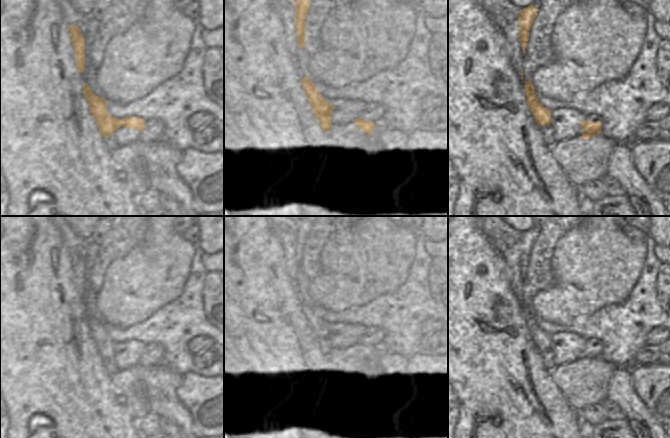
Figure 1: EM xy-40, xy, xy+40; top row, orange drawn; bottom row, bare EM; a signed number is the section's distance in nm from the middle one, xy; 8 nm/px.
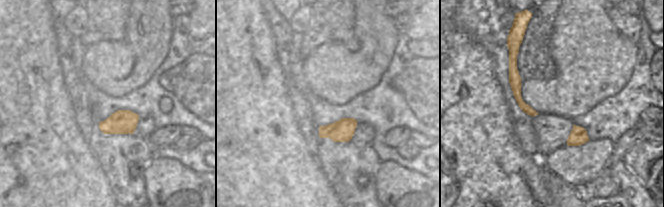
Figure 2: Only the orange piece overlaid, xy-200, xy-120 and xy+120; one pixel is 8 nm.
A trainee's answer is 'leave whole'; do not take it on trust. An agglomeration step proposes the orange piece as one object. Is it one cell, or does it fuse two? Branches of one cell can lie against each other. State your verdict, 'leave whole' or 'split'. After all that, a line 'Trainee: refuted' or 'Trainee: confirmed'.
split
Trainee: refuted

